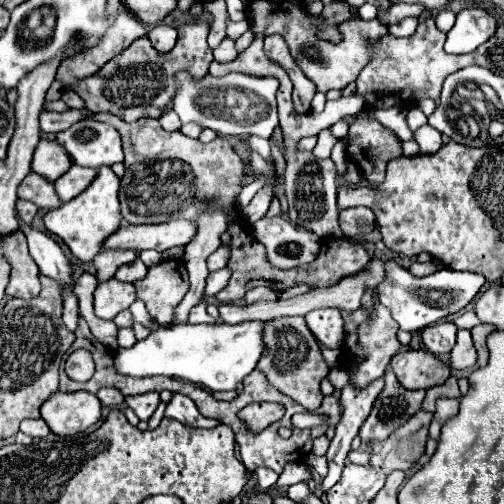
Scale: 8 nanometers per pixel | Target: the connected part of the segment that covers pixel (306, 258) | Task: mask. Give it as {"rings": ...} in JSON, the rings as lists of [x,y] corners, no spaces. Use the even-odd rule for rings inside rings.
{"rings":[[[282,216],[258,220],[252,234],[266,246],[266,258],[274,268],[306,266],[320,252],[320,238],[314,232],[300,230]]]}

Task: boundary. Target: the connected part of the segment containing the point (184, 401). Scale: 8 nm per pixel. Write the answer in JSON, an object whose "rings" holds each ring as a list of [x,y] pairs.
{"rings":[[[174,394],[170,398],[170,402],[166,404],[164,416],[172,418],[172,420],[178,420],[184,426],[192,426],[192,428],[214,428],[218,424],[218,420],[204,418],[198,412],[196,404],[188,396],[184,396],[184,394]]]}

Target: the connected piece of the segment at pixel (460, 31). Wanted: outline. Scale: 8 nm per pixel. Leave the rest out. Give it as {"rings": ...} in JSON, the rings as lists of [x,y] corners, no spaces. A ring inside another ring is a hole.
{"rings":[[[466,8],[456,16],[454,28],[448,32],[444,50],[448,54],[474,52],[496,32],[496,18],[480,8]]]}

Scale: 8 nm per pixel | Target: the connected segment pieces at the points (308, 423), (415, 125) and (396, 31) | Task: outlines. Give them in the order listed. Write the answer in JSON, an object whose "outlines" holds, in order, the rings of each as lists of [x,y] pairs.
{"outlines":[[[[300,412],[292,416],[292,426],[294,428],[318,428],[326,422],[324,414],[312,414],[312,412]]],[[[410,108],[410,110],[408,110],[408,116],[406,116],[406,124],[408,124],[408,128],[410,128],[412,132],[416,132],[422,124],[426,124],[424,112],[422,112],[420,108]]],[[[404,18],[400,24],[392,24],[388,26],[388,32],[396,38],[402,38],[402,36],[412,36],[416,32],[416,26],[418,26],[418,18]]]]}

